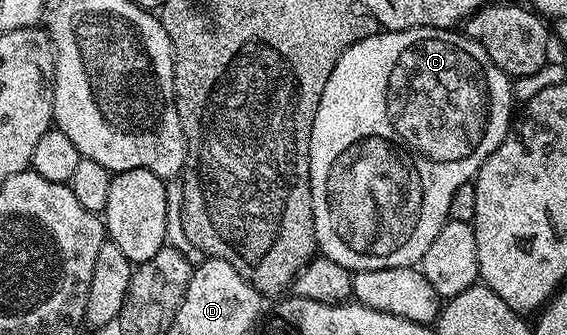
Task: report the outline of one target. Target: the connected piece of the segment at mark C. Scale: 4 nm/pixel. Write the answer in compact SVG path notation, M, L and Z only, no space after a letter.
M413 27L403 31L382 29L352 44L338 58L332 69L332 77L328 77L328 85L324 85L324 93L320 97L320 105L316 109L310 134L310 192L318 251L351 273L421 264L424 253L428 253L428 245L436 241L436 233L440 233L442 226L450 219L452 193L456 193L460 185L471 182L477 176L485 159L510 133L512 126L510 110L514 107L514 91L510 88L510 83L511 76L505 75L499 69L496 61L492 61L492 57L484 53L484 49L475 39L458 29L444 27Z

